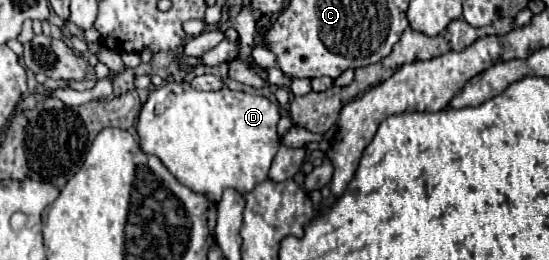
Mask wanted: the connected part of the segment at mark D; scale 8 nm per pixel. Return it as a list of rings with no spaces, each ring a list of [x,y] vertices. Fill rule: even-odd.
[[[188,81],[166,83],[154,89],[142,105],[136,129],[140,137],[140,149],[148,155],[156,155],[166,169],[194,193],[206,195],[212,203],[218,203],[222,191],[232,187],[240,193],[252,191],[258,183],[268,179],[270,163],[280,147],[276,123],[280,109],[266,97],[248,95],[242,91],[198,91]]]

